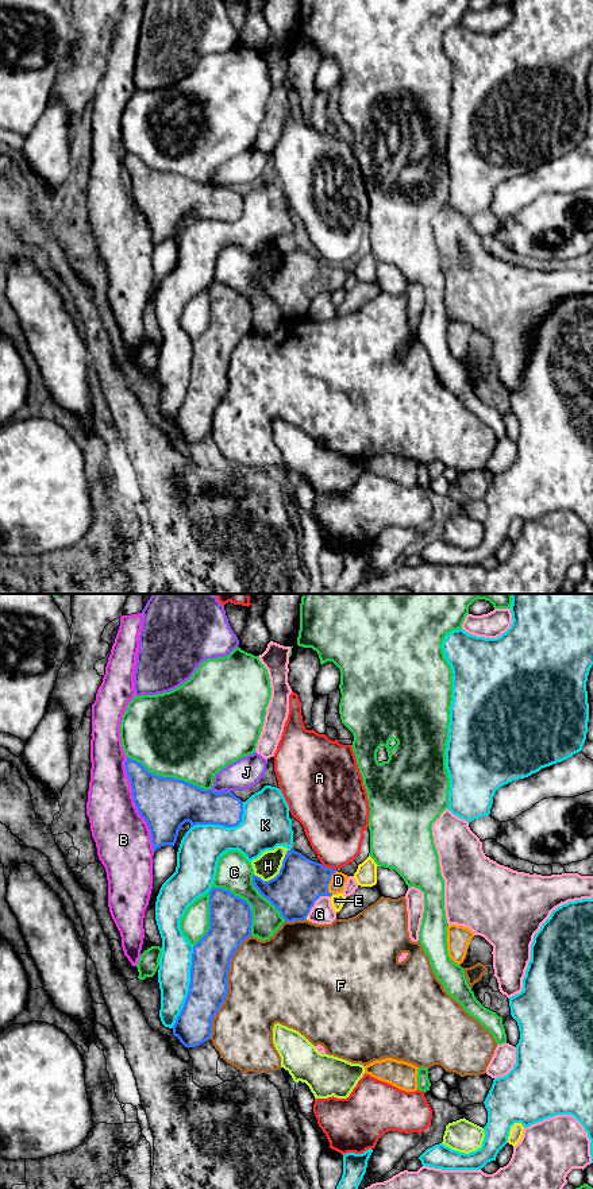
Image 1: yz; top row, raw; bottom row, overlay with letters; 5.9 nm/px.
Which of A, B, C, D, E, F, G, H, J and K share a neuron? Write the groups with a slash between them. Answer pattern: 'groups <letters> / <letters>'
groups A / B / C / D / E / F / G / H / J / K

